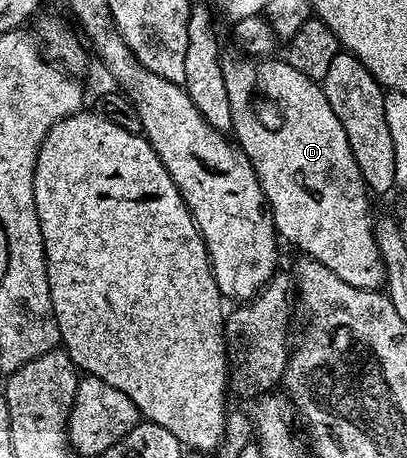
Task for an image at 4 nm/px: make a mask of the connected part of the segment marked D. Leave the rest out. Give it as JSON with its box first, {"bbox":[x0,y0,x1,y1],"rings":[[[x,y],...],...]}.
{"bbox":[221,54,384,291],"rings":[[[225,54],[221,58],[226,97],[230,97],[231,134],[246,153],[260,188],[264,190],[277,236],[283,242],[285,239],[293,243],[305,256],[322,261],[326,269],[338,273],[342,281],[358,289],[375,291],[383,288],[384,266],[372,232],[374,214],[368,204],[370,192],[358,169],[358,161],[354,161],[346,129],[342,129],[342,121],[334,117],[334,109],[330,109],[326,101],[323,86],[317,80],[306,77],[306,73],[298,73],[298,69],[283,58],[255,59],[235,54]]]}

